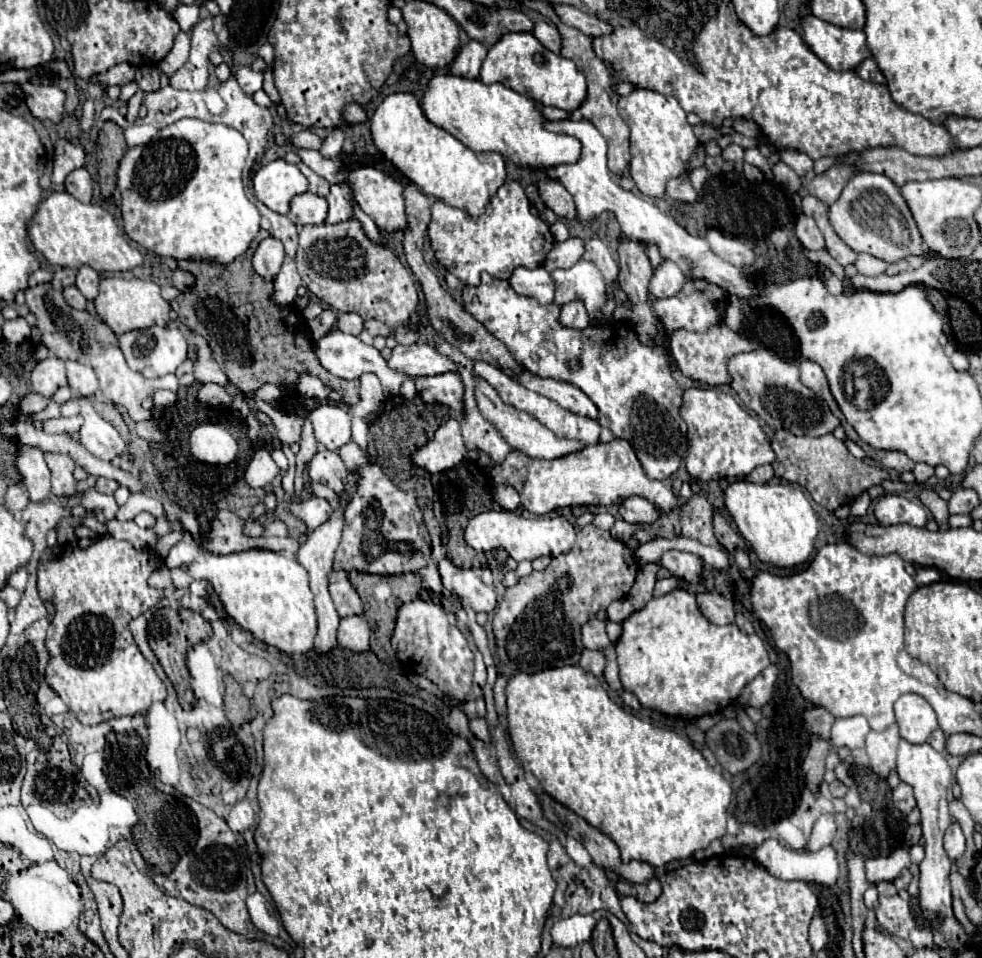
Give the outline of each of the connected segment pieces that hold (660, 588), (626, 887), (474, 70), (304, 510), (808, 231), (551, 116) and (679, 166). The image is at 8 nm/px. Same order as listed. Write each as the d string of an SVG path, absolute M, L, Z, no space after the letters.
M675 576L661 578L661 580L657 580L657 584L655 584L653 596L665 596L665 594L673 592L675 588L681 588L681 578L675 578Z
M651 878L645 884L631 884L631 882L619 882L617 884L617 894L619 896L635 896L641 902L655 902L657 896L661 894L661 884L657 878Z
M469 40L453 60L451 74L463 76L463 78L479 78L479 68L481 68L481 62L485 60L485 54L487 54L485 44L477 40Z
M313 496L313 498L301 500L301 502L293 502L291 512L297 518L301 518L309 530L315 530L325 520L329 520L329 514L333 514L333 508L331 508L331 504L327 500Z
M799 214L797 218L797 224L795 224L795 232L797 232L797 238L799 242L809 248L809 250L823 250L825 248L825 240L823 240L823 234L821 230L817 228L815 220L805 216L805 214Z
M537 104L537 108L541 110L541 113L545 115L550 121L558 121L563 119L570 119L571 113L564 111L562 109L554 108L554 107L545 107L542 104Z
M633 90L633 94L637 94L635 100L633 98L619 100L619 114L631 128L629 174L645 196L665 198L667 182L671 178L677 178L685 170L699 142L691 130L691 124L685 118L683 108L673 96L665 96L653 90Z

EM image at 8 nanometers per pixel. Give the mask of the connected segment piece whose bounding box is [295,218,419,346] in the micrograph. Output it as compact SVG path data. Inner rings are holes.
M351 218L337 226L303 226L295 262L303 286L333 310L355 312L363 320L375 318L385 322L399 344L409 346L419 340L419 328L409 326L419 302L415 276L409 266L399 260L393 246L369 240L359 220Z

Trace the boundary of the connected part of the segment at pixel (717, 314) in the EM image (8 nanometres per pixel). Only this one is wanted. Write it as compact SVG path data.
M687 280L679 294L675 294L673 298L655 298L651 302L651 308L657 314L657 318L663 322L667 332L679 330L679 328L685 328L691 332L703 332L707 330L707 326L721 322L721 316L727 304L725 298L727 298L727 292L721 290L719 286L713 286L711 282Z

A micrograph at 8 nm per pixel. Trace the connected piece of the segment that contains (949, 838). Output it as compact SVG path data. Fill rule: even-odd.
M953 822L945 832L945 850L951 860L957 860L965 852L965 836L957 822Z

